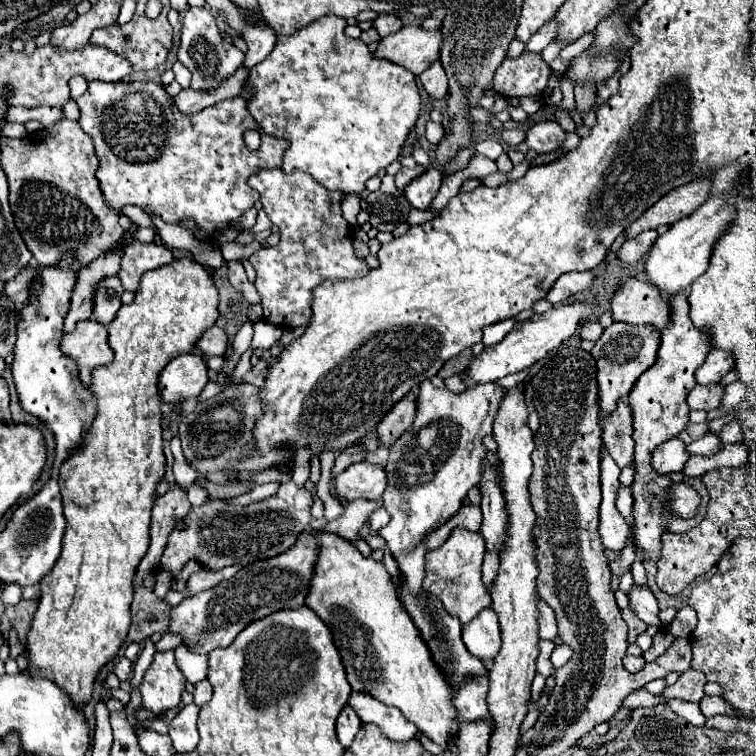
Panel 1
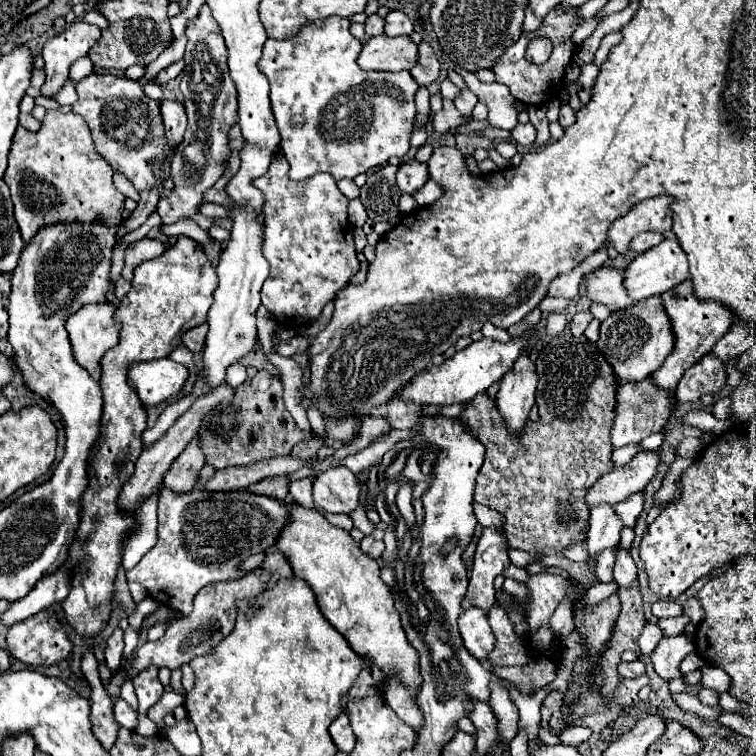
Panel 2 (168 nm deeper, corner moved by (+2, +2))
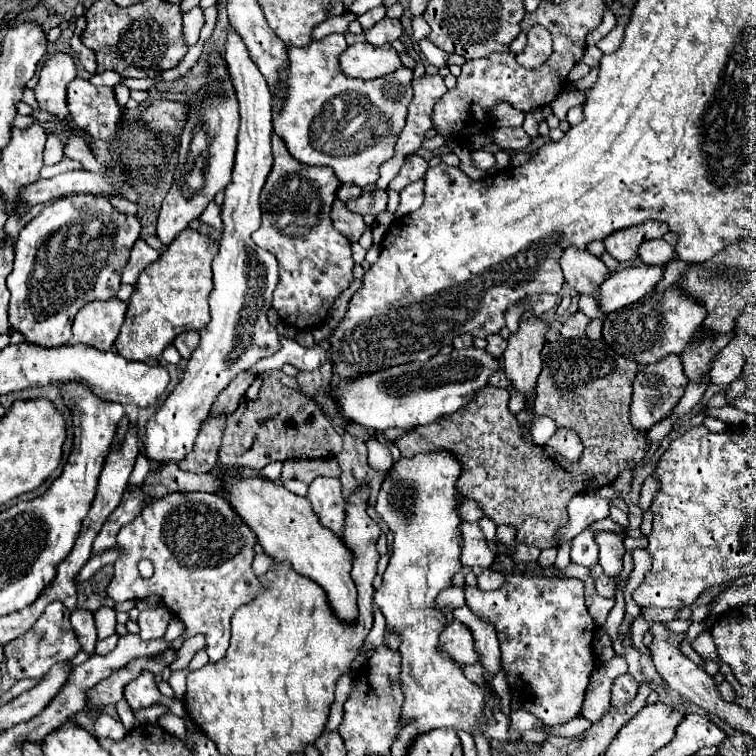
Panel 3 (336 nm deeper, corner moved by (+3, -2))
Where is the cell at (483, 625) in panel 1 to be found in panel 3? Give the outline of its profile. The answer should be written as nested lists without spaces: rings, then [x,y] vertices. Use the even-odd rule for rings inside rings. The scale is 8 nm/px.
[[[459,621],[449,623],[441,633],[441,649],[461,665],[477,665],[481,661],[471,631]]]

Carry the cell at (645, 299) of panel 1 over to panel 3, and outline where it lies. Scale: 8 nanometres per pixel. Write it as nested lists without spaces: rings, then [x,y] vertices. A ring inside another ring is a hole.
[[[573,247],[565,249],[561,257],[561,267],[569,287],[573,287],[581,295],[591,295],[595,299],[599,299],[601,283],[611,273],[599,257],[591,255],[589,251],[577,251]]]

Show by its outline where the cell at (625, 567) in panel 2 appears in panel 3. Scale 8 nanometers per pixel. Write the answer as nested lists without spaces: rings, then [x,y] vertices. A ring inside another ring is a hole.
[[[595,533],[595,541],[599,545],[599,565],[603,567],[607,577],[617,579],[623,571],[623,555],[625,555],[625,545],[621,535]]]

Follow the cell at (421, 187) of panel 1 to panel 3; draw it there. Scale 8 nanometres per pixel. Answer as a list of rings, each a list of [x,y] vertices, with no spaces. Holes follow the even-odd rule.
[[[409,155],[409,157],[405,159],[401,171],[397,173],[397,177],[389,183],[389,189],[393,189],[393,191],[403,191],[407,185],[423,179],[425,173],[427,173],[427,167],[429,167],[429,165],[427,165],[427,161],[425,161],[423,157],[419,157],[419,155]]]

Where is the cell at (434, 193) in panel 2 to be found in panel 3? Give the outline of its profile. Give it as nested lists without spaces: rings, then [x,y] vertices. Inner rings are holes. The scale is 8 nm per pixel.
[[[415,181],[401,191],[401,203],[395,211],[395,217],[403,217],[411,211],[417,211],[423,205],[423,185],[425,181]]]

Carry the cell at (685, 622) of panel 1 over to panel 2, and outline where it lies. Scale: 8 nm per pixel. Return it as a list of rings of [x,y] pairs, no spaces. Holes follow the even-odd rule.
[[[690,597],[690,599],[684,603],[684,613],[692,619],[694,625],[698,625],[698,623],[704,619],[704,609],[702,609],[698,597]]]

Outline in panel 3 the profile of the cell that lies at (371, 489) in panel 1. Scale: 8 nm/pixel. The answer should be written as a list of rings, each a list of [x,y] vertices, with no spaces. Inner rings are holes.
[[[315,477],[309,485],[307,499],[313,505],[313,511],[317,517],[321,517],[321,523],[335,533],[341,533],[345,529],[345,499],[341,481],[333,477]]]

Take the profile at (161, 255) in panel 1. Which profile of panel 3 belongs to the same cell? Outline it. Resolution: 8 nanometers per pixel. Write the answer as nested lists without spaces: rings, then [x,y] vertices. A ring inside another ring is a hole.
[[[143,239],[135,241],[133,249],[131,249],[131,257],[129,257],[129,263],[125,265],[123,269],[123,275],[121,275],[121,283],[129,283],[129,285],[135,285],[137,283],[137,277],[139,273],[153,261],[159,259],[159,251],[151,249]]]

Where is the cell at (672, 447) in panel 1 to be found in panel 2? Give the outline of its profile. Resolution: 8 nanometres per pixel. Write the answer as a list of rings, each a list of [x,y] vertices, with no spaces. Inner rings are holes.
[[[642,451],[628,465],[614,467],[608,475],[600,477],[586,495],[588,507],[594,509],[602,503],[616,505],[620,501],[626,501],[630,495],[642,491],[650,483],[656,473],[656,465],[656,451]]]

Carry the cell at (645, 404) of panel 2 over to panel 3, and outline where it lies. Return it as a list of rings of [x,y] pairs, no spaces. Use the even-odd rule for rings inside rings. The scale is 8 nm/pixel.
[[[665,357],[665,361],[659,361],[657,365],[645,365],[645,369],[639,369],[633,381],[633,399],[629,407],[631,427],[635,431],[647,433],[655,423],[659,423],[669,415],[669,411],[683,397],[685,387],[687,387],[687,377],[683,375],[681,369],[681,357]]]

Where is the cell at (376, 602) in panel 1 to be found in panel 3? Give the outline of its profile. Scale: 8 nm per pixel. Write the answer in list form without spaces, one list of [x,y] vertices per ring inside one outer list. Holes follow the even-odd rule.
[[[221,475],[221,479],[225,481],[227,499],[237,509],[239,517],[245,517],[245,523],[257,533],[257,541],[261,543],[265,553],[275,563],[289,563],[293,571],[297,571],[299,575],[305,575],[305,577],[313,579],[317,585],[321,585],[323,591],[327,593],[327,601],[329,601],[335,617],[347,625],[353,625],[353,621],[357,621],[357,587],[351,577],[353,551],[343,543],[343,539],[337,533],[333,533],[331,529],[321,525],[319,517],[311,509],[309,499],[299,497],[299,495],[287,491],[281,483],[273,483],[267,479],[245,479],[243,481],[243,479],[235,479],[229,475]]]

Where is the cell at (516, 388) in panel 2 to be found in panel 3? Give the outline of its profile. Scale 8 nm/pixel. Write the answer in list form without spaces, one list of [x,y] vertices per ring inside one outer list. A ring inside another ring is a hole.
[[[525,317],[519,331],[509,337],[509,345],[503,353],[503,371],[509,385],[527,397],[535,393],[541,373],[541,349],[545,345],[543,335],[547,325],[537,317]]]

